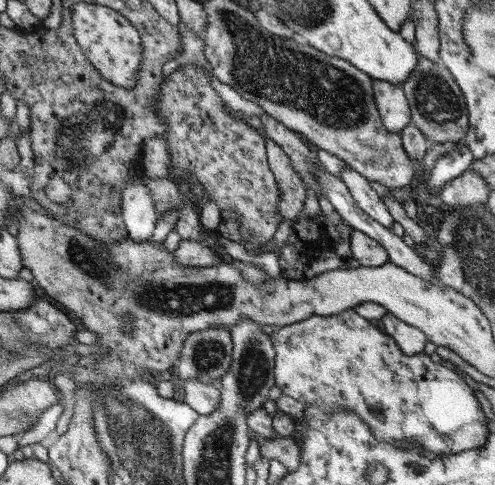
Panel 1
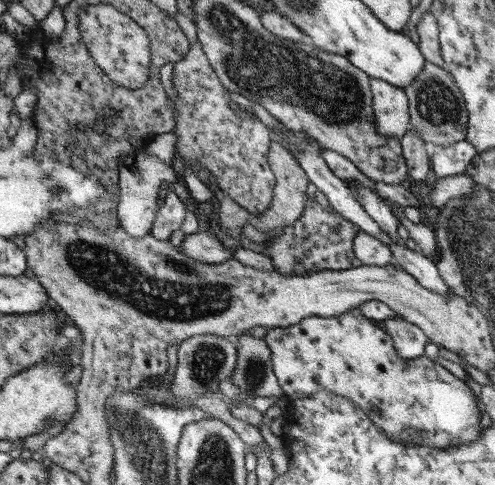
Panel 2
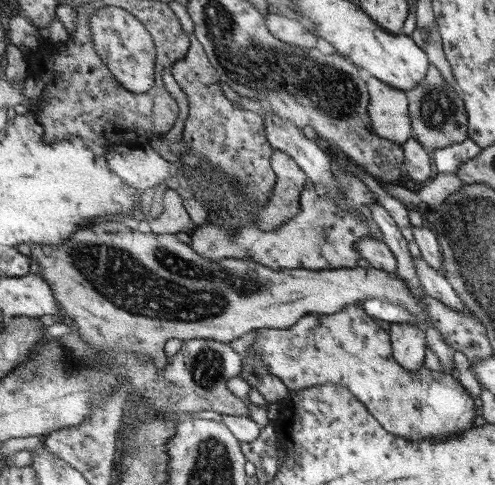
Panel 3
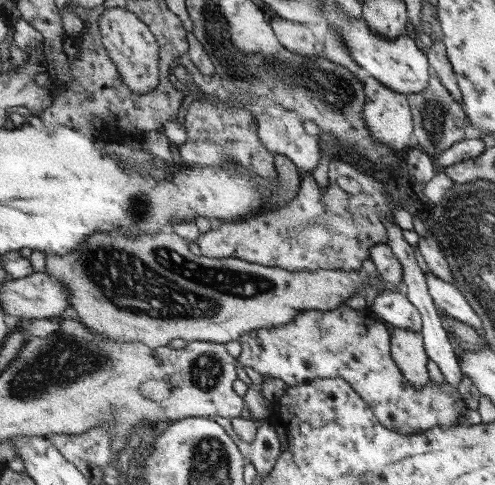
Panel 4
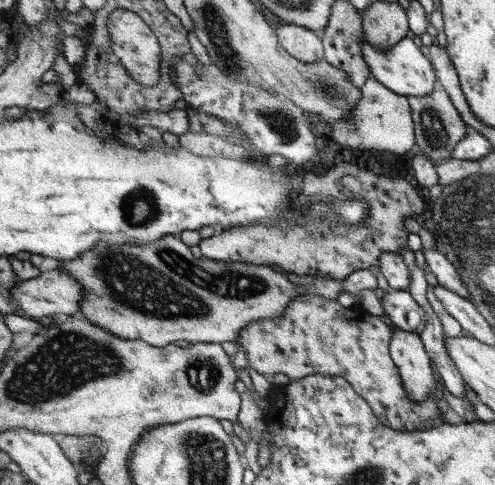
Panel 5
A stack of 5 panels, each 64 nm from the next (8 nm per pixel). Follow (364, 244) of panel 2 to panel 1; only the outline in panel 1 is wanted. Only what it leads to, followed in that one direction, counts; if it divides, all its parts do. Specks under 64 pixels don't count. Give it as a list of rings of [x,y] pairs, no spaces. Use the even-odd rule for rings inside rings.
[[[355,228],[351,230],[351,248],[353,248],[353,258],[361,262],[361,266],[377,268],[391,262],[389,252],[381,242],[373,240],[369,234],[359,232]]]

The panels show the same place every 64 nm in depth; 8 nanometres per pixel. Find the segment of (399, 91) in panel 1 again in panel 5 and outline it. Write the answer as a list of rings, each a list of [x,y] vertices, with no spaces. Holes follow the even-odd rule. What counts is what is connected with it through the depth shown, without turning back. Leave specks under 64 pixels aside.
[[[375,76],[367,80],[367,84],[361,88],[363,100],[355,108],[353,116],[347,116],[343,122],[331,126],[331,138],[339,146],[347,146],[349,150],[389,150],[391,154],[407,154],[417,144],[417,126],[413,120],[413,106],[409,102],[409,96],[401,96],[381,84]]]

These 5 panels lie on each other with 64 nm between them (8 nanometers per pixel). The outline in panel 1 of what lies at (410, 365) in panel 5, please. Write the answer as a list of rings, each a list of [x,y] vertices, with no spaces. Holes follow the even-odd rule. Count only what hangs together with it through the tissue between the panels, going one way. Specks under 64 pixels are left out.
[[[389,312],[389,314],[381,320],[381,324],[383,324],[385,332],[399,342],[399,346],[401,346],[401,350],[403,350],[405,354],[417,356],[417,354],[421,354],[421,352],[425,350],[425,344],[427,344],[427,340],[429,340],[427,334],[425,334],[423,330],[419,330],[419,328],[407,324],[407,322],[403,322],[403,320],[397,318],[393,312]]]

